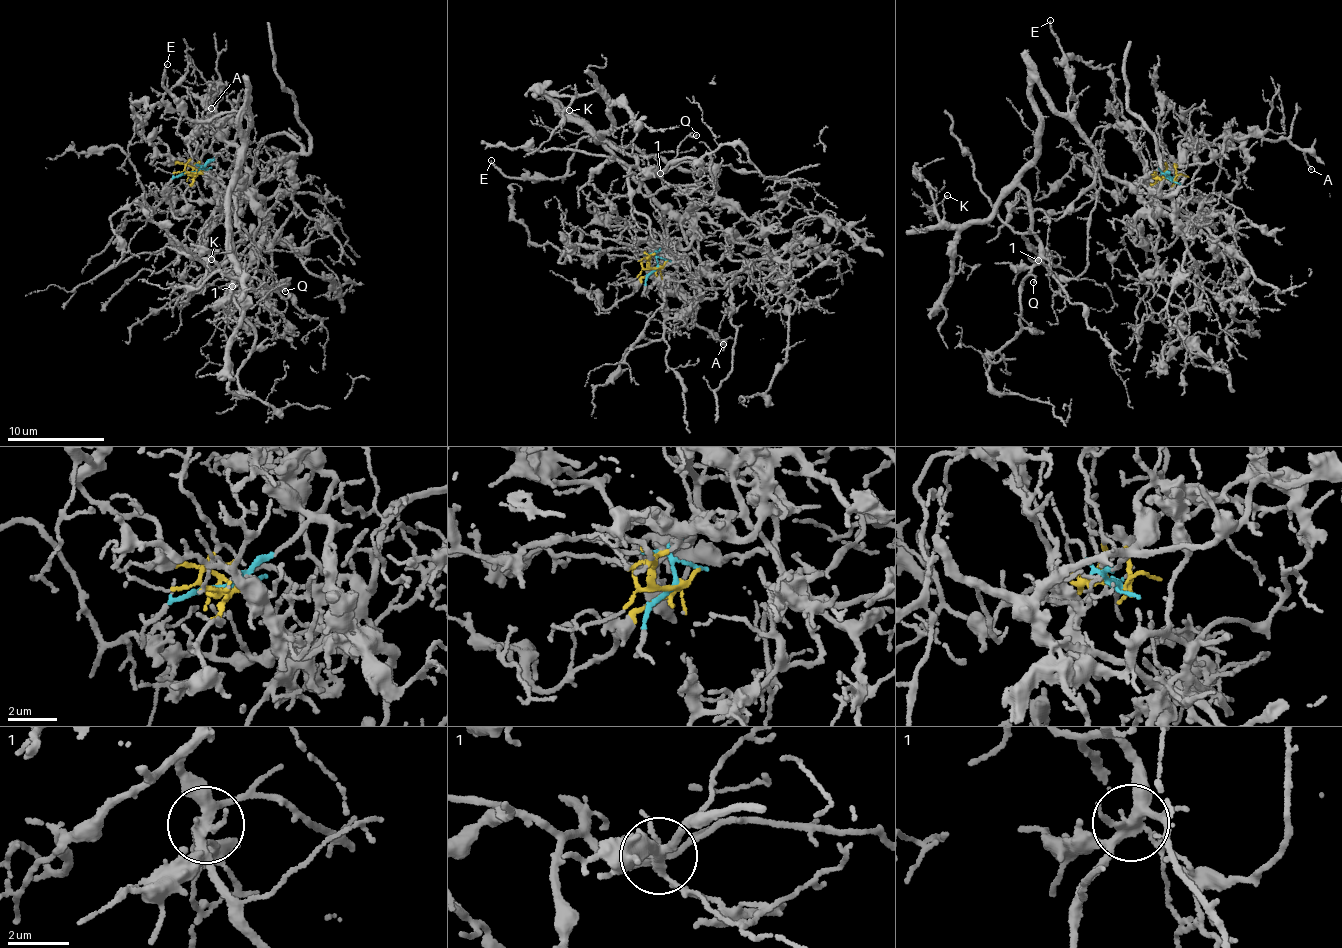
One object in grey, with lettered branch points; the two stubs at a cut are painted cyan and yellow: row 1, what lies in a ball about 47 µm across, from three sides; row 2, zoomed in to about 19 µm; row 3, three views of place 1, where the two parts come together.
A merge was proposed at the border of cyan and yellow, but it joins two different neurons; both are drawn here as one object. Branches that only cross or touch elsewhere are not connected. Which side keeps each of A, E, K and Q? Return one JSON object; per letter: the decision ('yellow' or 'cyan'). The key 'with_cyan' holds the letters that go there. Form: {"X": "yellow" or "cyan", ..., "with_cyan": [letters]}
{"A": "cyan", "E": "cyan", "K": "cyan", "Q": "cyan", "with_cyan": ["A", "E", "K", "Q"]}

